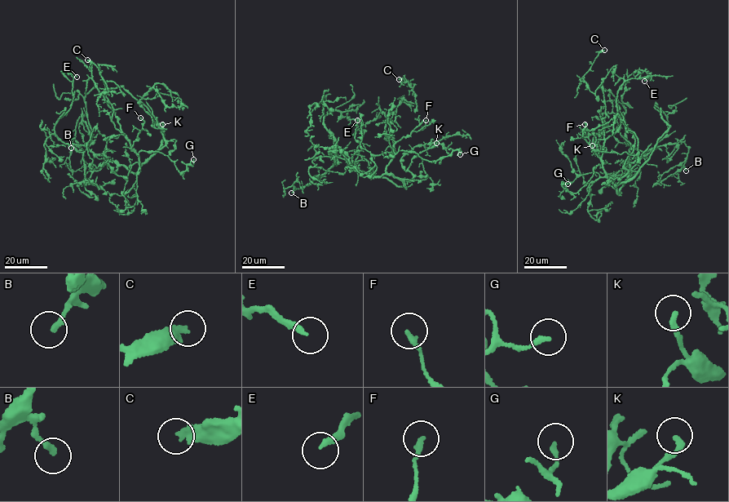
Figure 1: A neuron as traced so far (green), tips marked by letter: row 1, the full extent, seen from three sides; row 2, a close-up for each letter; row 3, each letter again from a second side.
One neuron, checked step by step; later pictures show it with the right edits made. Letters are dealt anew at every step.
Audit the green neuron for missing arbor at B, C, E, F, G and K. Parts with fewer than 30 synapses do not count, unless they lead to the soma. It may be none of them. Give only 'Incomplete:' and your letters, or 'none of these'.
Incomplete: none of these

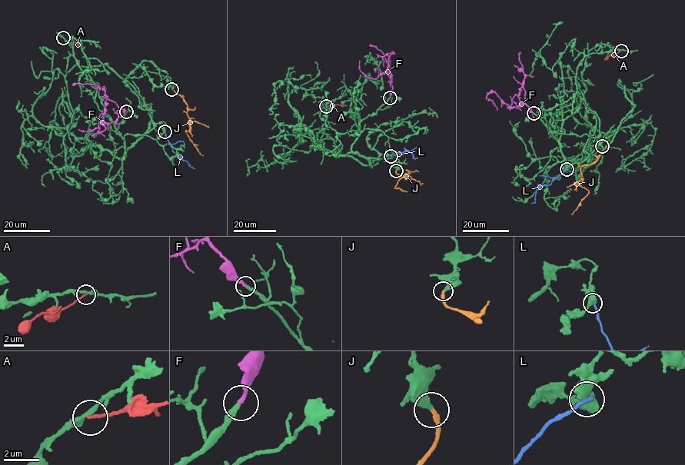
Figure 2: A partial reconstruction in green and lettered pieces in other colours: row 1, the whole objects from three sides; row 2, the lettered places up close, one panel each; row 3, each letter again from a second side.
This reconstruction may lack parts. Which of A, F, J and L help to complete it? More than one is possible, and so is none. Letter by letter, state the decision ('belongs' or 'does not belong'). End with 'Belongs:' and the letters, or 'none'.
A: does not belong
F: belongs
J: belongs
L: does not belong
Belongs: F, J

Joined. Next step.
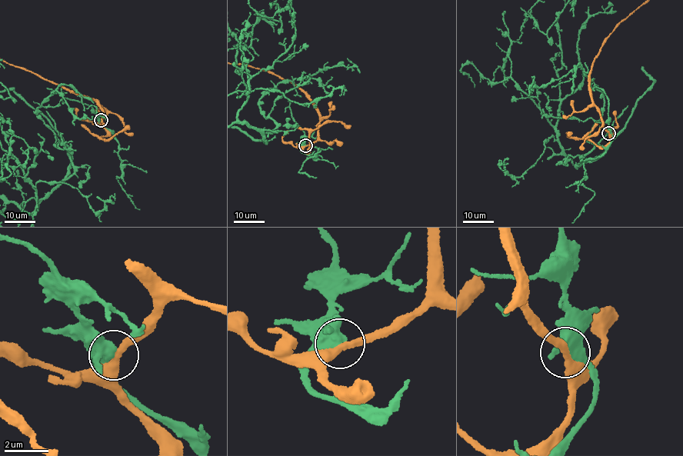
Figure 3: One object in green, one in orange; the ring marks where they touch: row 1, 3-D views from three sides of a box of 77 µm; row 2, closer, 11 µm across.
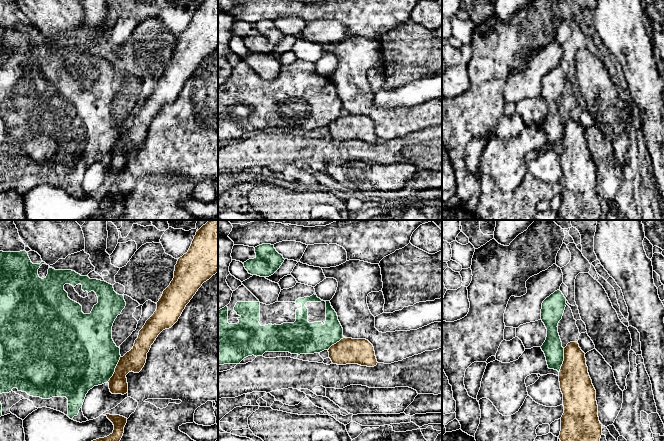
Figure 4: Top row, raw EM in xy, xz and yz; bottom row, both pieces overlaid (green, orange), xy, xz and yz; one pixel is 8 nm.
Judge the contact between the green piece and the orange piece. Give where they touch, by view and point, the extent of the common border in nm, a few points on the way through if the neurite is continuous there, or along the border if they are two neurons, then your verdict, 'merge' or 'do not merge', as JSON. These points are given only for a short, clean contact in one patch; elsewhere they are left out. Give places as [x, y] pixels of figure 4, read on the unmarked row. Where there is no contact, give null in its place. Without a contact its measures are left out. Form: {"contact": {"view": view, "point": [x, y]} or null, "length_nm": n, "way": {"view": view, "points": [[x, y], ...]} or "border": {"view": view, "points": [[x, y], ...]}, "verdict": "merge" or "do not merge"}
{"contact": {"view": "xy", "point": [114, 145]}, "length_nm": 240, "verdict": "do not merge"}

